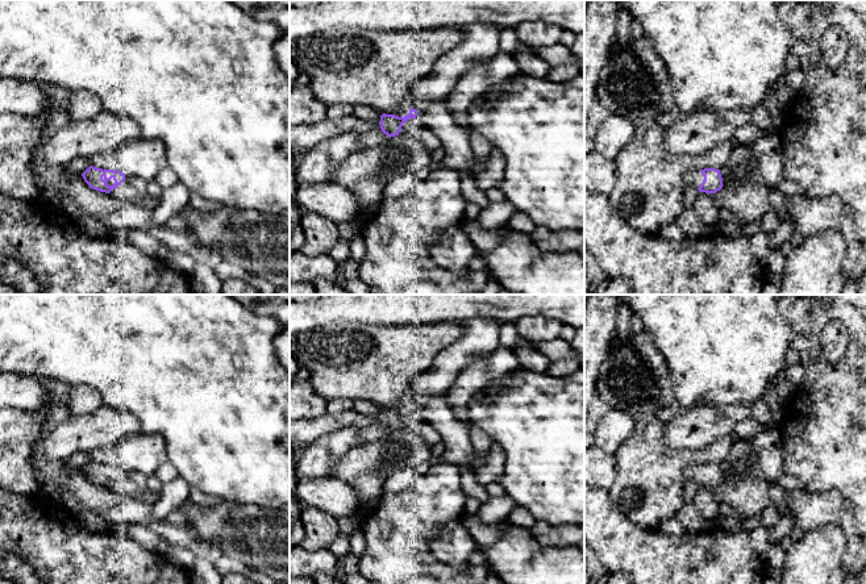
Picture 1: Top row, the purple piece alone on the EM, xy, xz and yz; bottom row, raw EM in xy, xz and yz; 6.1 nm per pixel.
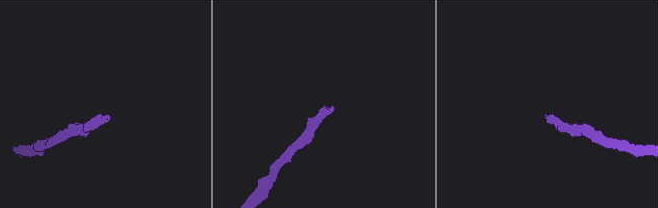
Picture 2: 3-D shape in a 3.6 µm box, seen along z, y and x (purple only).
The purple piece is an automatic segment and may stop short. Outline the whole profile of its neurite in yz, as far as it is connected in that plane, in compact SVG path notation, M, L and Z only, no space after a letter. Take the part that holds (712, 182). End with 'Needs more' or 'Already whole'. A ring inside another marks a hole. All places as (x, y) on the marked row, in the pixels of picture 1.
M704 168L692 171L686 175L686 184L694 184L699 192L715 193L723 188L723 178L720 170Z. Needs more

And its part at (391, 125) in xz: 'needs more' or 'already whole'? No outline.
needs more

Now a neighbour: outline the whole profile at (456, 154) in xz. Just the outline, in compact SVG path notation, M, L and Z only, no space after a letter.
M449 97L429 103L415 120L441 139L441 166L462 175L463 168L474 159L474 153L470 145L470 130L457 124L450 110Z

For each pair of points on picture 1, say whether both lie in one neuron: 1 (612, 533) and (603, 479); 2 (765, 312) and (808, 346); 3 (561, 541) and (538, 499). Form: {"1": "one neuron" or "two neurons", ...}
{"1": "two neurons", "2": "two neurons", "3": "two neurons"}

